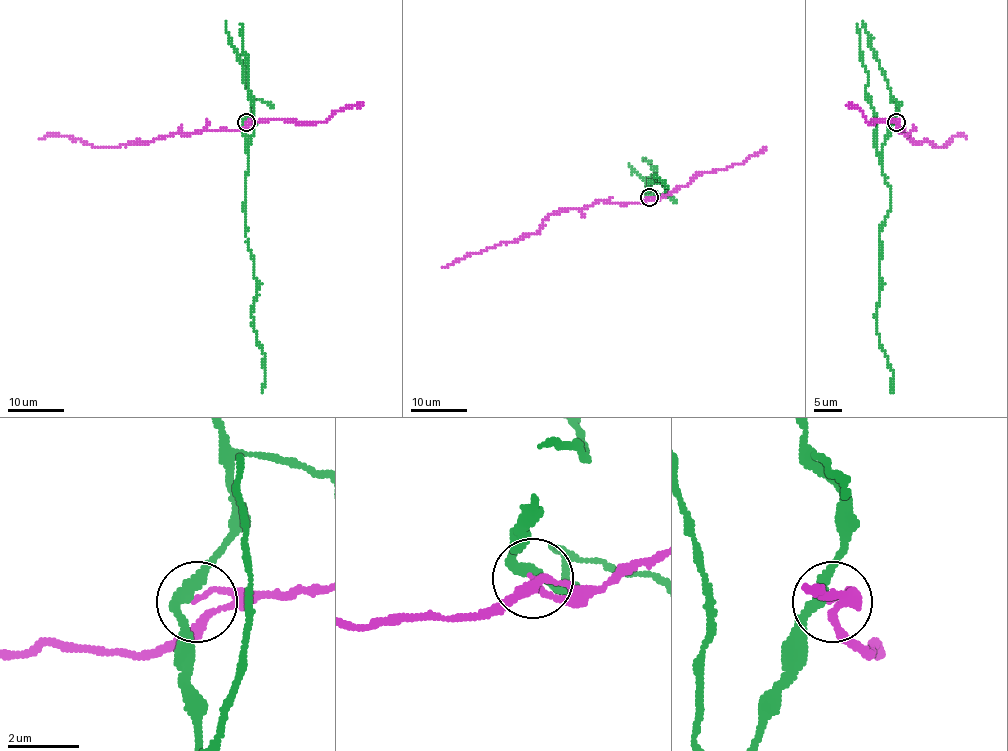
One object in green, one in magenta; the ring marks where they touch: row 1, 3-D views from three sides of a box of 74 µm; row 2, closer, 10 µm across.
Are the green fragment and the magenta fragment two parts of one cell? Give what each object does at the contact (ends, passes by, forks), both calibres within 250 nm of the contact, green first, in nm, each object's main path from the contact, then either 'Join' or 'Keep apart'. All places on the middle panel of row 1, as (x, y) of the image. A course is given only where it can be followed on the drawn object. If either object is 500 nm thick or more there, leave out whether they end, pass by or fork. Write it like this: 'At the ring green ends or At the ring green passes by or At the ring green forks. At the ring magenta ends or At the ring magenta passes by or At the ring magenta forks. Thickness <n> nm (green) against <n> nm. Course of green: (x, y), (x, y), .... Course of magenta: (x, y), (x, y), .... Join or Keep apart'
At the ring green passes by. At the ring magenta ends. Thickness 240 nm (green) against 140 nm. Course of green: (649, 196), (646, 192), (649, 181), (660, 181), (655, 177), (667, 187), (669, 194), (666, 194). Course of magenta: (649, 196), (643, 202), (595, 201), (564, 209), (550, 214), (536, 233), (468, 254), (442, 268). Keep apart

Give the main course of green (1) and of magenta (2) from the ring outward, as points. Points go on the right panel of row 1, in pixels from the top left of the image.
1: (895, 121), (881, 153), (883, 175), (891, 195), (880, 233), (876, 318), (879, 343), (893, 372), (893, 393)
2: (895, 122), (904, 129), (900, 132), (913, 142), (932, 142), (939, 147), (953, 136), (962, 135), (967, 139)

